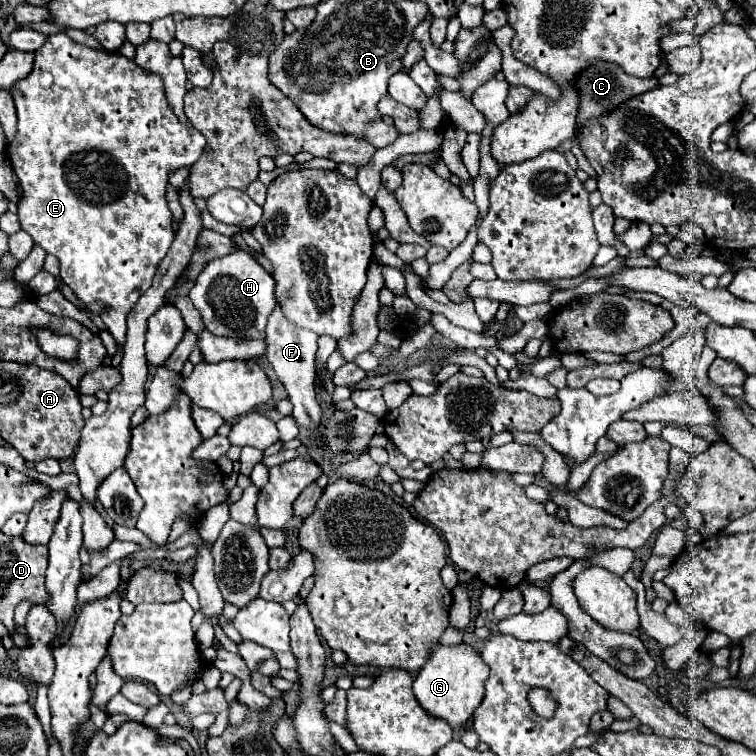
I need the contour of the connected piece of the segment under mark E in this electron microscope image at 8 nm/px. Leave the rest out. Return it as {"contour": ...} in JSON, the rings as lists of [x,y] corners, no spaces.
{"contour":[[[65,32],[49,36],[47,42],[35,52],[33,72],[27,78],[19,80],[11,88],[11,96],[13,96],[15,108],[17,108],[19,132],[7,148],[7,156],[11,160],[11,166],[13,166],[19,182],[21,182],[21,188],[23,188],[23,198],[19,200],[21,230],[25,230],[33,238],[33,242],[37,246],[41,246],[47,254],[53,254],[59,260],[59,266],[61,266],[59,278],[75,292],[75,296],[83,304],[93,304],[93,302],[103,304],[101,318],[103,318],[107,330],[111,332],[111,336],[115,338],[117,348],[123,352],[127,314],[137,304],[139,296],[151,286],[151,280],[159,268],[159,262],[165,258],[165,254],[167,254],[167,250],[175,238],[173,216],[171,216],[171,212],[167,208],[167,200],[165,200],[169,174],[179,170],[179,168],[189,168],[199,160],[199,156],[203,154],[203,148],[205,148],[205,136],[195,128],[183,128],[183,124],[177,120],[177,116],[173,114],[173,110],[167,102],[163,80],[157,74],[145,72],[141,66],[137,66],[133,60],[129,60],[121,54],[109,54],[109,52],[93,50],[85,44],[79,44],[79,42],[71,40]]]}

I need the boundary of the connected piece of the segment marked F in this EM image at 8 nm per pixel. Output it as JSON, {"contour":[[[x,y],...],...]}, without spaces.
{"contour":[[[277,300],[277,306],[273,310],[273,314],[269,316],[267,328],[265,328],[267,340],[269,340],[269,352],[267,352],[267,360],[271,362],[277,378],[283,382],[289,400],[293,402],[293,416],[297,420],[299,426],[307,428],[307,430],[315,430],[321,424],[321,406],[315,398],[315,352],[317,352],[317,334],[309,332],[305,328],[295,326],[293,322],[289,322],[281,310],[281,304]]]}

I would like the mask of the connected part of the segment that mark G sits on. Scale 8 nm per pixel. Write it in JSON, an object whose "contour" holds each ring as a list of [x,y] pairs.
{"contour":[[[437,644],[437,648],[433,648],[431,658],[419,670],[413,682],[413,694],[419,706],[429,716],[445,720],[453,730],[463,730],[465,724],[471,720],[473,710],[483,700],[483,684],[487,676],[489,668],[485,668],[485,662],[469,644],[459,644],[459,646]]]}

